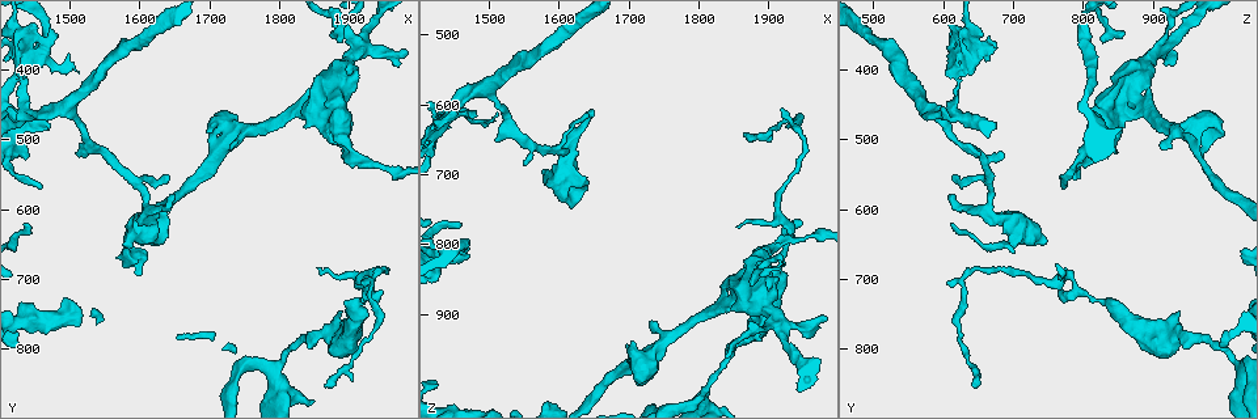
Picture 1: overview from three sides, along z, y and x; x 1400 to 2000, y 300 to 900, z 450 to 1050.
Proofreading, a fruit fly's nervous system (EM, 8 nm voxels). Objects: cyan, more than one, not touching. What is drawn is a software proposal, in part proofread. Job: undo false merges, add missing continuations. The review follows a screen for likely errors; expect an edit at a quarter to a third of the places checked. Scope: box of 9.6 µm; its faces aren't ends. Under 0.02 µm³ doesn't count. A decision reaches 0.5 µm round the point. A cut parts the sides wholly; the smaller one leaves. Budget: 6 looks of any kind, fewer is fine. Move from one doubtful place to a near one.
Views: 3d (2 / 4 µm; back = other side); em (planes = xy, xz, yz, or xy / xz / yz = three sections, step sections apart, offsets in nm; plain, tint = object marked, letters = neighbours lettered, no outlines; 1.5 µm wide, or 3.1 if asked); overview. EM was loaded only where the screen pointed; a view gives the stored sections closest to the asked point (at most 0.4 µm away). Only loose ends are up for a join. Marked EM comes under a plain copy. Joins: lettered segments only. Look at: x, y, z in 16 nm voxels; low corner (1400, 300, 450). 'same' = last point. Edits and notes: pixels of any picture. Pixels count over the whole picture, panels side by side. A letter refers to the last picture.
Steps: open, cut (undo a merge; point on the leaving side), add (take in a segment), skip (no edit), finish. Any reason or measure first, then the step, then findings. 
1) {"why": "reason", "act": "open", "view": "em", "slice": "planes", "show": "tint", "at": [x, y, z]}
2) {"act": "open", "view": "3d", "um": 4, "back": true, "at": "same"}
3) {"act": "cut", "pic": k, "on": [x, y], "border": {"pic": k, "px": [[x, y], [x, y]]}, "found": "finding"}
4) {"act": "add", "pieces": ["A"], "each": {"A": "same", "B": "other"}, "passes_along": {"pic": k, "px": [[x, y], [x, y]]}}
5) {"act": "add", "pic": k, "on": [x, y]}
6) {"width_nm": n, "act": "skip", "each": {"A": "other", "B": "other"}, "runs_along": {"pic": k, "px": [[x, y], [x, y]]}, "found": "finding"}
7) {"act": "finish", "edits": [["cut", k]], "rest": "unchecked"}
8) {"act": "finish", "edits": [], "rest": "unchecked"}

{"why": "calibre changes", "act": "open", "view": "em", "slice": "planes", "show": "tint", "at": [1930, 705, 785]}

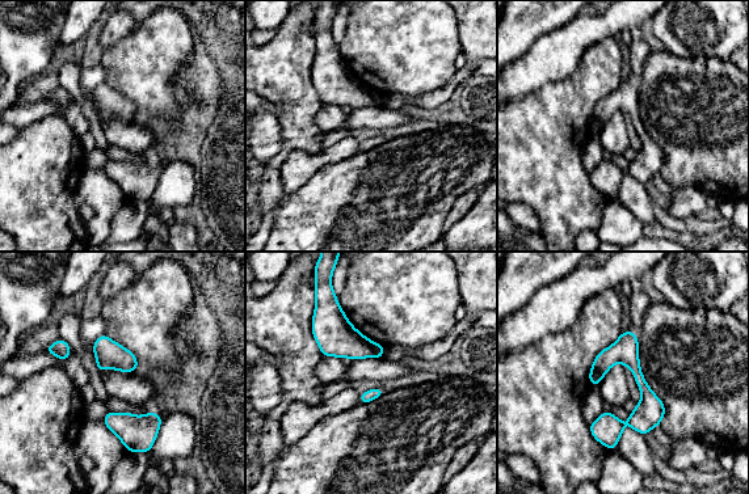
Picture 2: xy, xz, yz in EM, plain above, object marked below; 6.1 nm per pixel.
{"why": "see the neighbours", "act": "open", "view": "em", "slice": "planes", "show": "letters", "at": "same"}

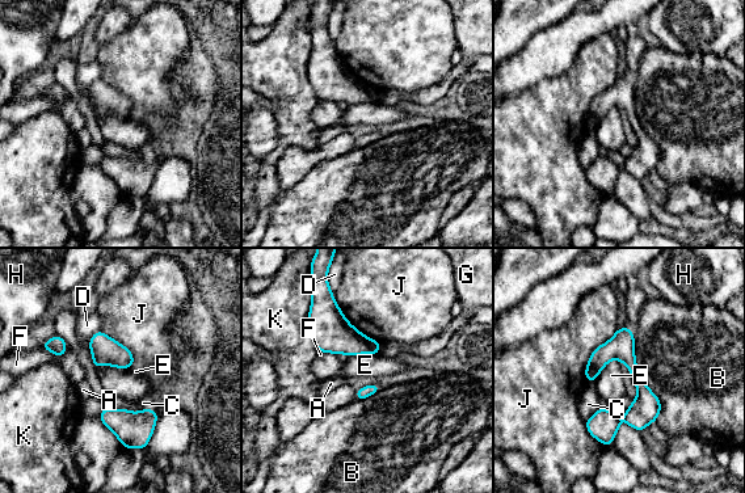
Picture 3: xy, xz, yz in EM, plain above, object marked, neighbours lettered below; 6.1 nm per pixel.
{"act": "skip", "each": {"A": "other", "B": "other", "C": "other", "D": "other", "E": "other", "F": "other", "G": "other", "H": "other", "J": "other", "K": "other"}, "border": {"pic": 3, "px": [[631, 331], [656, 421]]}, "found": "continuous, no second neuron"}

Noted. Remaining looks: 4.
{"why": "abrupt turn", "act": "open", "view": "em", "slice": "planes", "show": "tint", "at": [1745, 490, 945]}

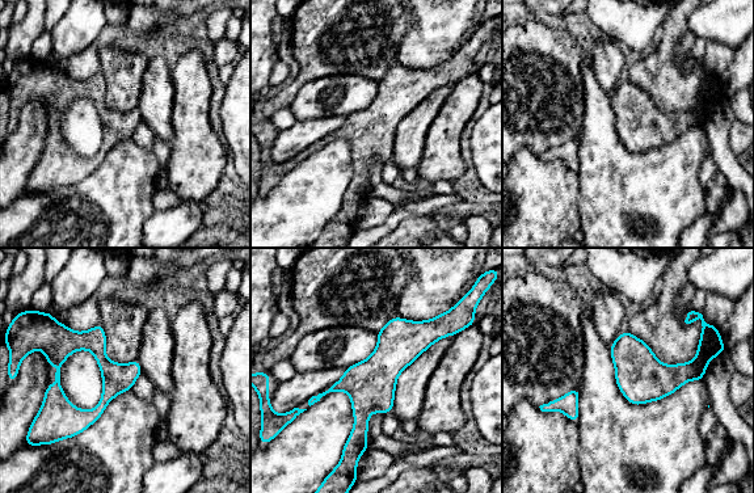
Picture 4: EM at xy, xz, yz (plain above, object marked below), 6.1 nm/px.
{"why": "what lies round it", "act": "open", "view": "em", "slice": "planes", "show": "letters", "at": "same"}

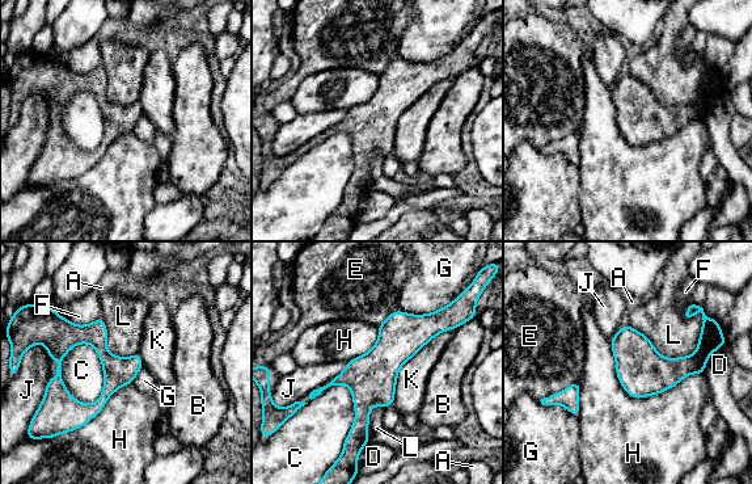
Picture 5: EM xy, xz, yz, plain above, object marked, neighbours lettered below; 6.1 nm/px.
{"act": "skip", "each": {"A": "other", "B": "other", "C": "other", "D": "other", "E": "other", "F": "other", "G": "other", "H": "other", "J": "other", "K": "other", "L": "other"}, "runs_along": {"pic": 5, "px": [[435, 315], [372, 378], [354, 442]]}, "found": "one neuron here"}

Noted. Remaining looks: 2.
{"why": "arms part here", "act": "open", "view": "em", "slice": "planes", "show": "tint", "at": [1920, 370, 915]}

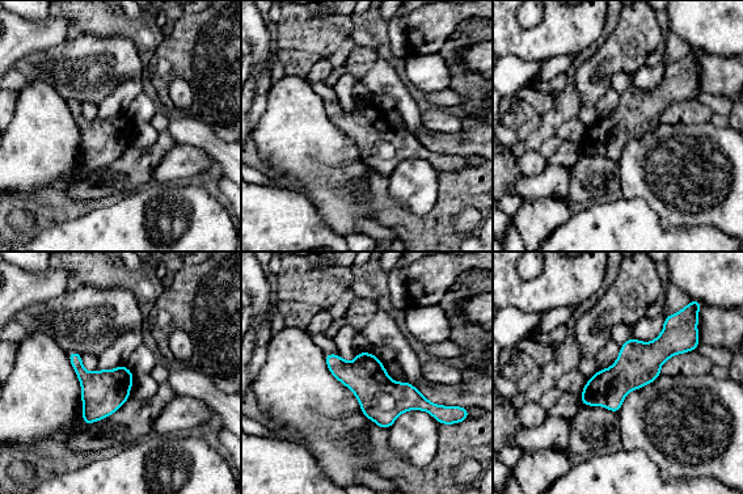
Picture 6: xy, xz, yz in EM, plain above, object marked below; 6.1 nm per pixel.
{"why": "what lies round it", "act": "open", "view": "em", "slice": "planes", "show": "letters", "at": "same"}

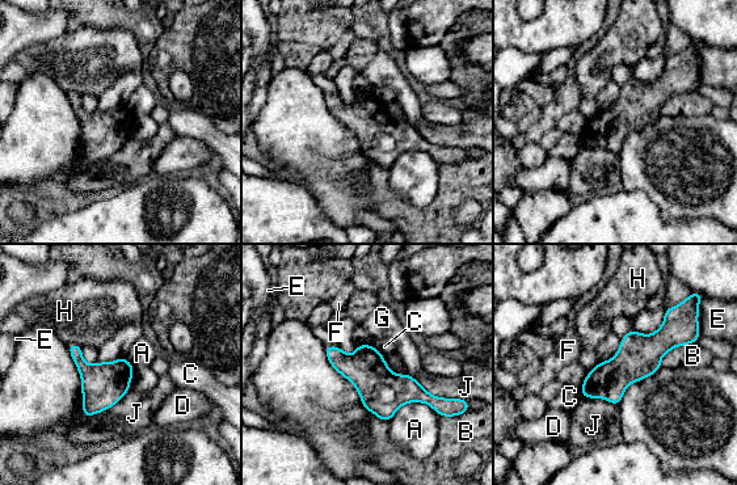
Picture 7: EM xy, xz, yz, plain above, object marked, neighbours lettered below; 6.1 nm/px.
{"width_nm": 260, "act": "skip", "each": {"A": "other", "B": "other", "C": "other", "D": "other", "E": "other", "F": "other", "G": "other", "H": "other", "J": "other"}, "border": {"pic": 7, "px": [[438, 414], [404, 403], [387, 421]]}, "found": "continuous, no second neuron"}

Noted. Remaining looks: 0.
{"act": "finish", "edits": [], "rest": "unchecked"}

